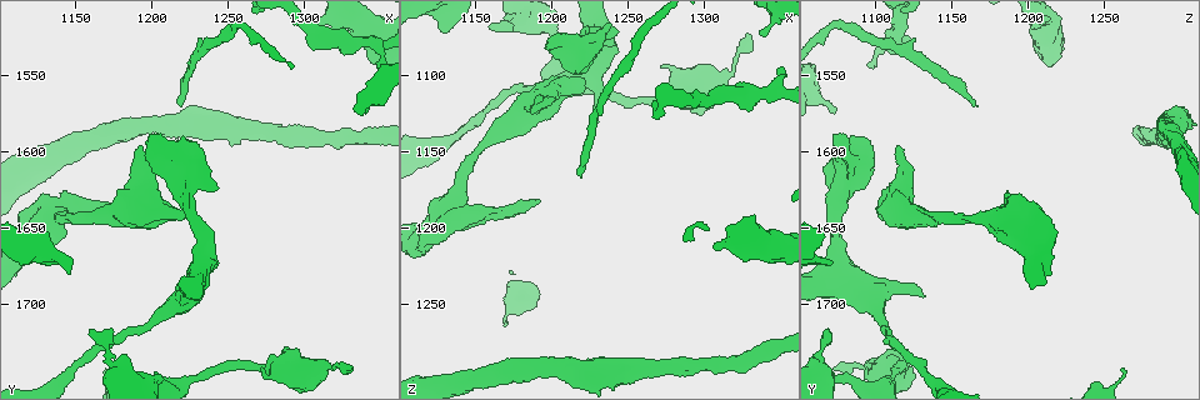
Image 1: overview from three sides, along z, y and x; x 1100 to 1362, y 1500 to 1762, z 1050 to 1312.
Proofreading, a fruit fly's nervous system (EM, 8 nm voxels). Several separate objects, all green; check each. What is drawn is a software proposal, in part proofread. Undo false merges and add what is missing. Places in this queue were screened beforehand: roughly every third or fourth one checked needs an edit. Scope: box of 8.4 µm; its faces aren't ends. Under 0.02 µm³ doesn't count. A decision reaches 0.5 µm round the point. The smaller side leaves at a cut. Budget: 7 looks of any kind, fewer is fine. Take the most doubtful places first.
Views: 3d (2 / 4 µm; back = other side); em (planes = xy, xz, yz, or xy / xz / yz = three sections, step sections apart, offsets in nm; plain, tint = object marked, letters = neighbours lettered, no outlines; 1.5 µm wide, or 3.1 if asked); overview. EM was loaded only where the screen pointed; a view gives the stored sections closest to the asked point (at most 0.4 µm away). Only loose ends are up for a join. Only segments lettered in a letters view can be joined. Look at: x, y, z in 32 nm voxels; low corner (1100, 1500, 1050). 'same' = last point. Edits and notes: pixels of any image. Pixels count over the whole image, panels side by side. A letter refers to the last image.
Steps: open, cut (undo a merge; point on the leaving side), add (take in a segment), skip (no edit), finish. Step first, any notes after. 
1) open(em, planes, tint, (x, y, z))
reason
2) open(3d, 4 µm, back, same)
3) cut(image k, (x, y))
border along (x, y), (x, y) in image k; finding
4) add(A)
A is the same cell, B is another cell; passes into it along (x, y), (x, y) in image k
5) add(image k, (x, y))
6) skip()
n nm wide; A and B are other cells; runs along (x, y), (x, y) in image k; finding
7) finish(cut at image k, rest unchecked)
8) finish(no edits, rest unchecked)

open(em, planes, letters, (1218, 1570, 1168))
long arm stops here

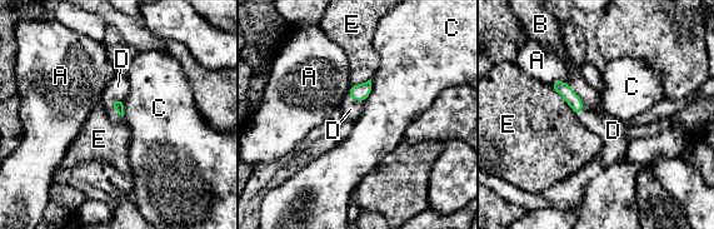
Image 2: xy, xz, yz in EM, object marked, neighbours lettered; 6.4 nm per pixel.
add(D)
D is the same cell, A, B, C and E are other cells; passes into it along (574, 101), (580, 99), (608, 127) in image 2; the neuron continues

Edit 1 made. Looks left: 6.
open(em, xy, step 8, letters, (1328, 1742, 1070))
an open end

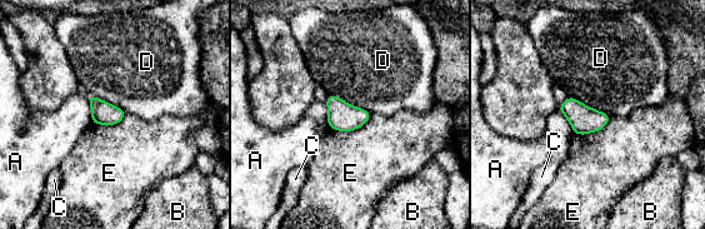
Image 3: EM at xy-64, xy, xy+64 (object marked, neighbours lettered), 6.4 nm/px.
skip()
A, B, C, D and E are other cells; border along (329, 93), (364, 108), (370, 114) in image 3; no lettered segment goes on from it

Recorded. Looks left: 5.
open(em, planes, plain, (1188, 1716, 1106))
a narrow waist

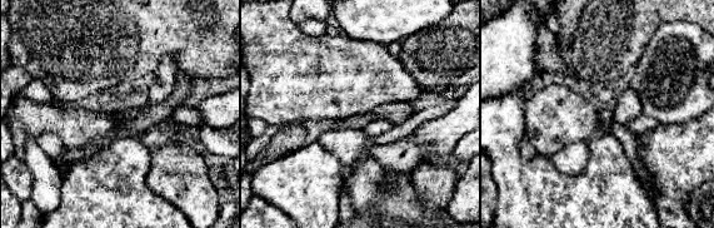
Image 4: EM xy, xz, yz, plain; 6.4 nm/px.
open(em, planes, letters, same)
see the neighbours

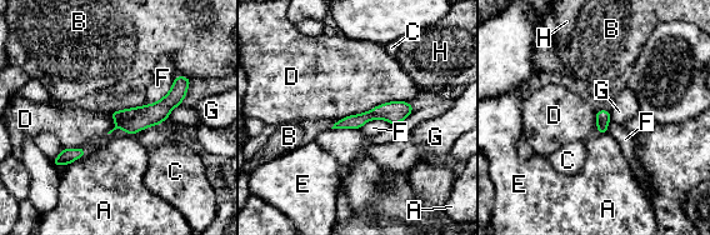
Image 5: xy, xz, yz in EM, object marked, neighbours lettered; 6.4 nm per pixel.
skip()
A, B, C, D, E, F, G and H are other cells; runs along (183, 80), (155, 114), (118, 125) in image 5; one neuron here

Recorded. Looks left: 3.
finish(add at image 2, rest unchecked)

